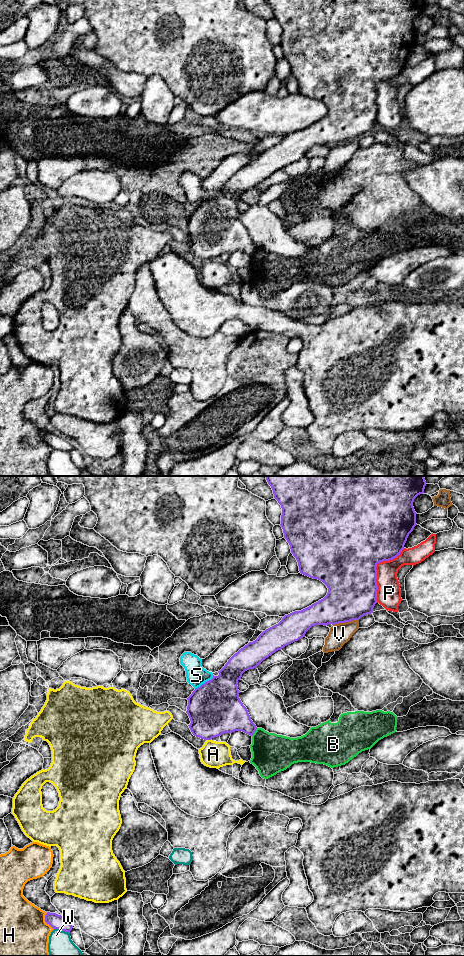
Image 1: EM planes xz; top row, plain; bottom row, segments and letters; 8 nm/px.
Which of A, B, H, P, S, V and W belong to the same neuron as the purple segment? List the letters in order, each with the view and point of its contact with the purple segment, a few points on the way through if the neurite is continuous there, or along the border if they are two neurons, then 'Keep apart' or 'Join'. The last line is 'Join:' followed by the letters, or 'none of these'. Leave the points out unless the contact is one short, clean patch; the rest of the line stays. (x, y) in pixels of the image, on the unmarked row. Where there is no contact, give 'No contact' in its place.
A: Touches purple at xz (209, 259). Keep apart
B: Touches purple at xz (254, 251). Boundary: xz (257, 248), (251, 255). Keep apart
H: Touches purple at xz (45, 441). Keep apart
P: Touches purple at xz (376, 90). Keep apart
S: Touches purple at xz (205, 202). Keep apart
V: Touches purple at xz (345, 141). Keep apart
W: Touches purple at xz (62, 450). Keep apart
Join: none of these

